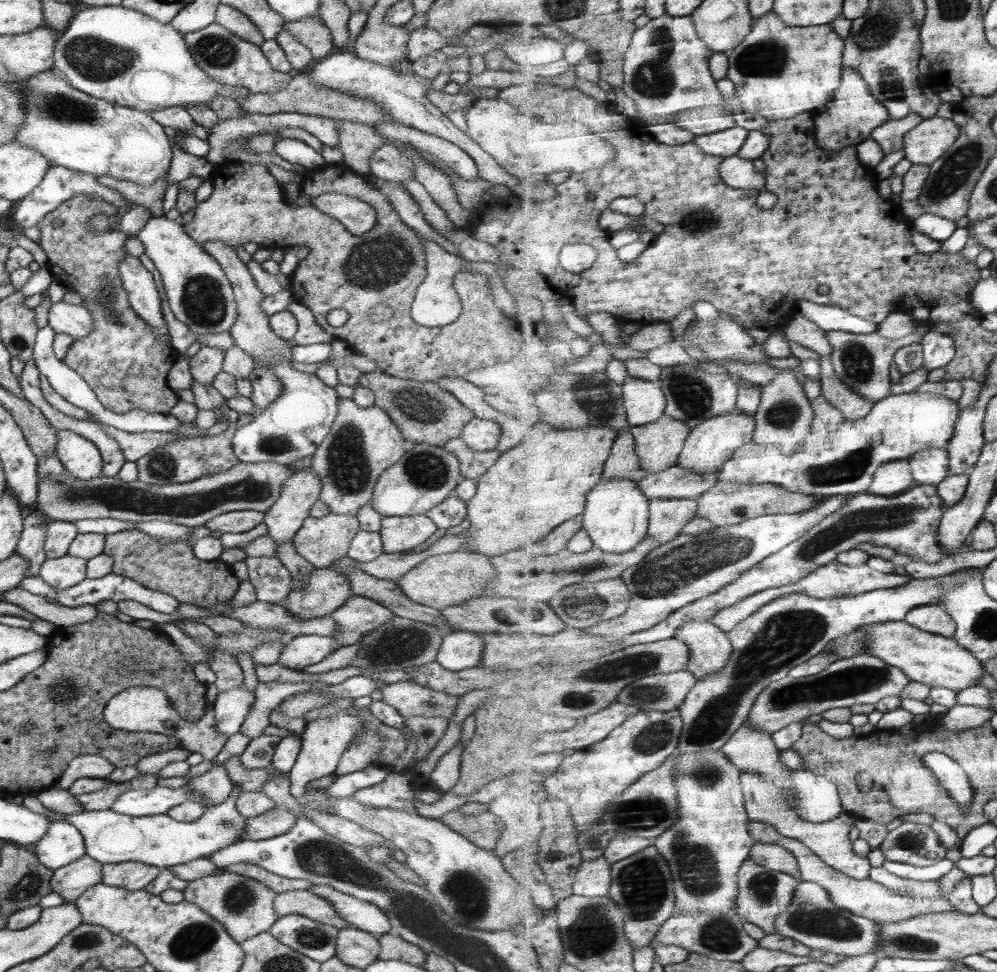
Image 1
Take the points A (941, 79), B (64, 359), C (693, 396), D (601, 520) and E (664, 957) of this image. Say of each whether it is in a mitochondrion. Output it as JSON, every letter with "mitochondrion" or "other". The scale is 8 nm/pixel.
{"A":"other","B":"other","C":"mitochondrion","D":"other","E":"other"}

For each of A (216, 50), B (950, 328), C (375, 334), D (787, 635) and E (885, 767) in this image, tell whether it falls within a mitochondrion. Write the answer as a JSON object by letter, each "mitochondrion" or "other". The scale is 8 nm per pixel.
{"A":"mitochondrion","B":"other","C":"other","D":"mitochondrion","E":"other"}

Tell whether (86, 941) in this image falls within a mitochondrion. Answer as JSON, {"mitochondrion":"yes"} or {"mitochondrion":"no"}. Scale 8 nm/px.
{"mitochondrion":"yes"}

